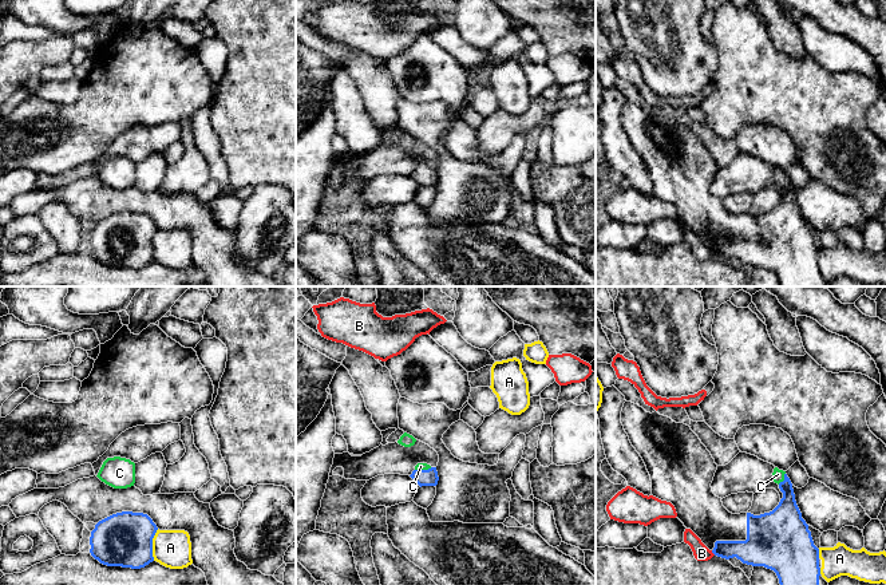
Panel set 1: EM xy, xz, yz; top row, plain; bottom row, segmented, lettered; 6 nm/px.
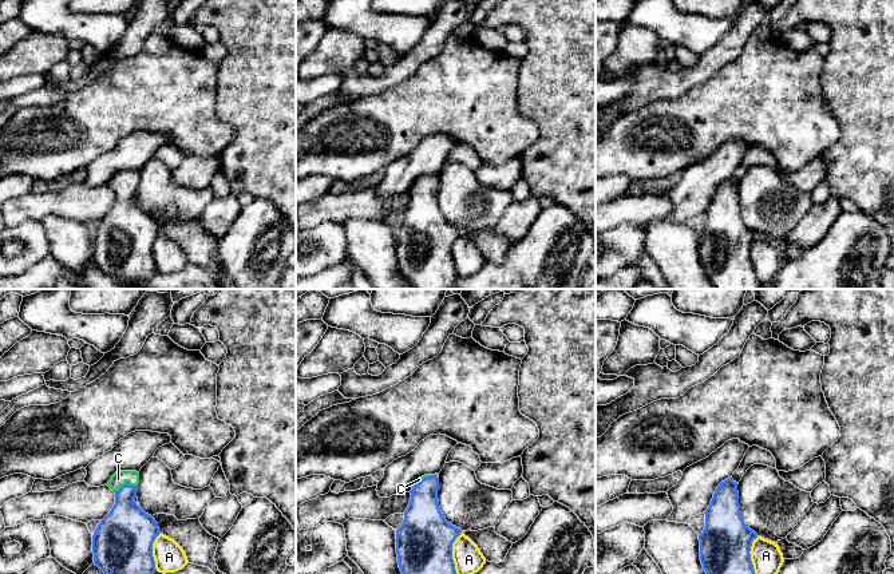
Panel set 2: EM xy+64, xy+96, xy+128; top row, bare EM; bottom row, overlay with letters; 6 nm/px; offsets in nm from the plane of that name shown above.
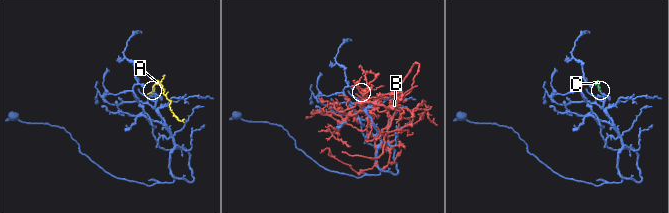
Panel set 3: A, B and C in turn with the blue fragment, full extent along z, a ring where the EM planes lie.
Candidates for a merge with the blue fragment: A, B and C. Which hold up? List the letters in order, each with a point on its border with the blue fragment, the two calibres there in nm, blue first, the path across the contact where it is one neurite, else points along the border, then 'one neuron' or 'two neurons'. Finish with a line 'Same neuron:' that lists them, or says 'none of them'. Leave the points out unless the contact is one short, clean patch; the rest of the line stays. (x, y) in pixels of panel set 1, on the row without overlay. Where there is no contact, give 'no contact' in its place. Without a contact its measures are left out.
A: meets blue in xy at (151, 245); 320 nm thick on the blue side, 220 nm on the other; two neurons
B: meets blue in yz at (714, 253); 180 nm thick on the blue side, 100 nm on the other; border along yz (711, 251), (715, 255); two neurons
C: meets blue in yz at (784, 180); 200 nm thick on the blue side, 70 nm on the other; runs through yz (784, 221), (787, 214), (784, 180), (778, 174); one neuron
Same neuron: C

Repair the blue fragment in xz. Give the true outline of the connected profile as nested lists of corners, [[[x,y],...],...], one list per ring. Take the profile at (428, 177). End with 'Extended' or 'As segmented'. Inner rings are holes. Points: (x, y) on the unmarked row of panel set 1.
[[[418,163],[415,170],[410,175],[420,187],[422,186],[436,186],[439,177],[436,167],[431,167],[427,163]]]. Extended

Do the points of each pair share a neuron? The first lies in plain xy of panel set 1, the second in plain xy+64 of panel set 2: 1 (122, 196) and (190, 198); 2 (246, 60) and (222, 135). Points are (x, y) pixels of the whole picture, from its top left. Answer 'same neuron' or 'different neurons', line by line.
1: different neurons
2: different neurons

